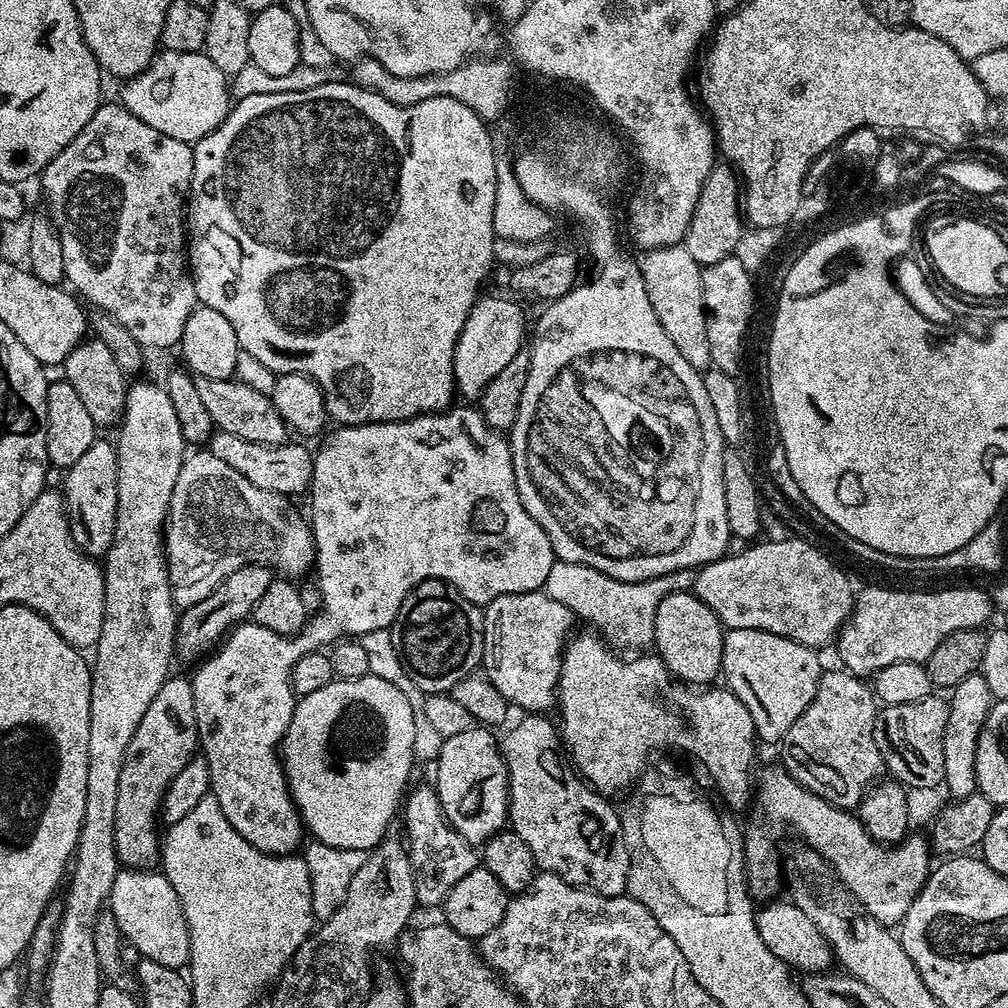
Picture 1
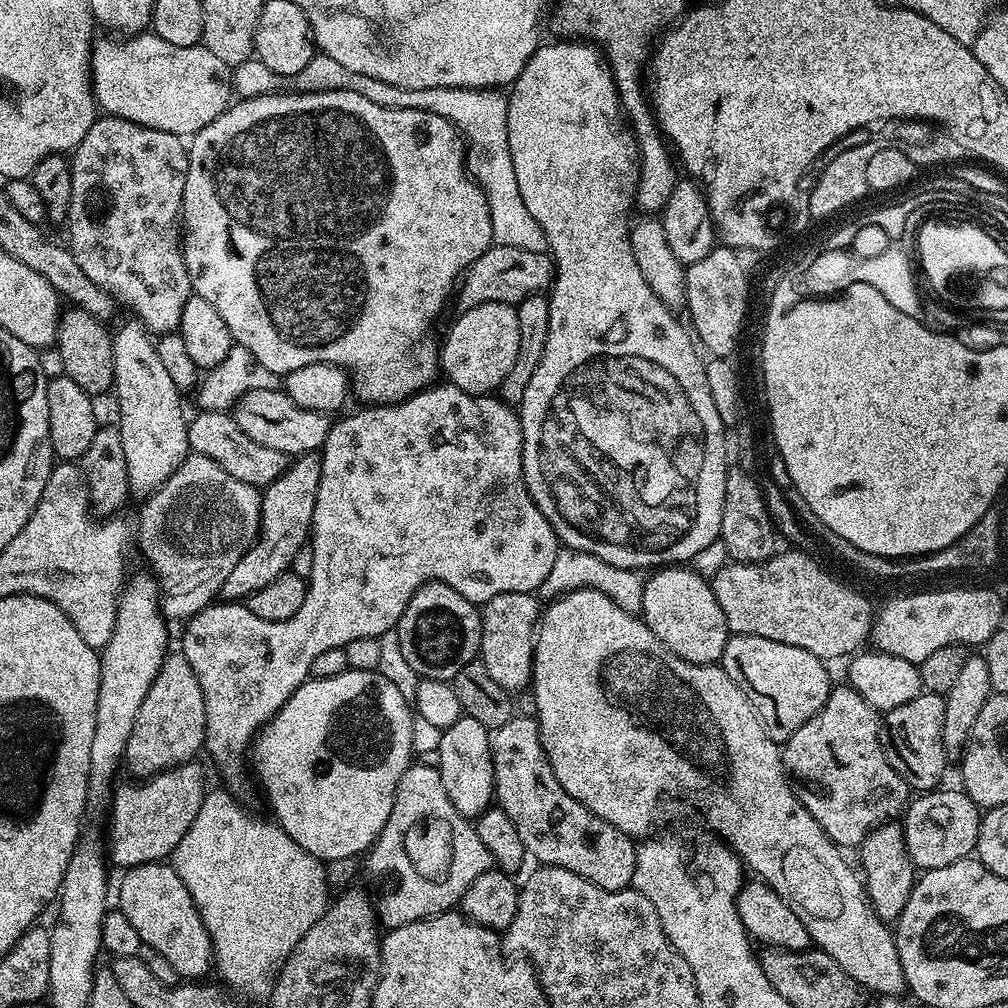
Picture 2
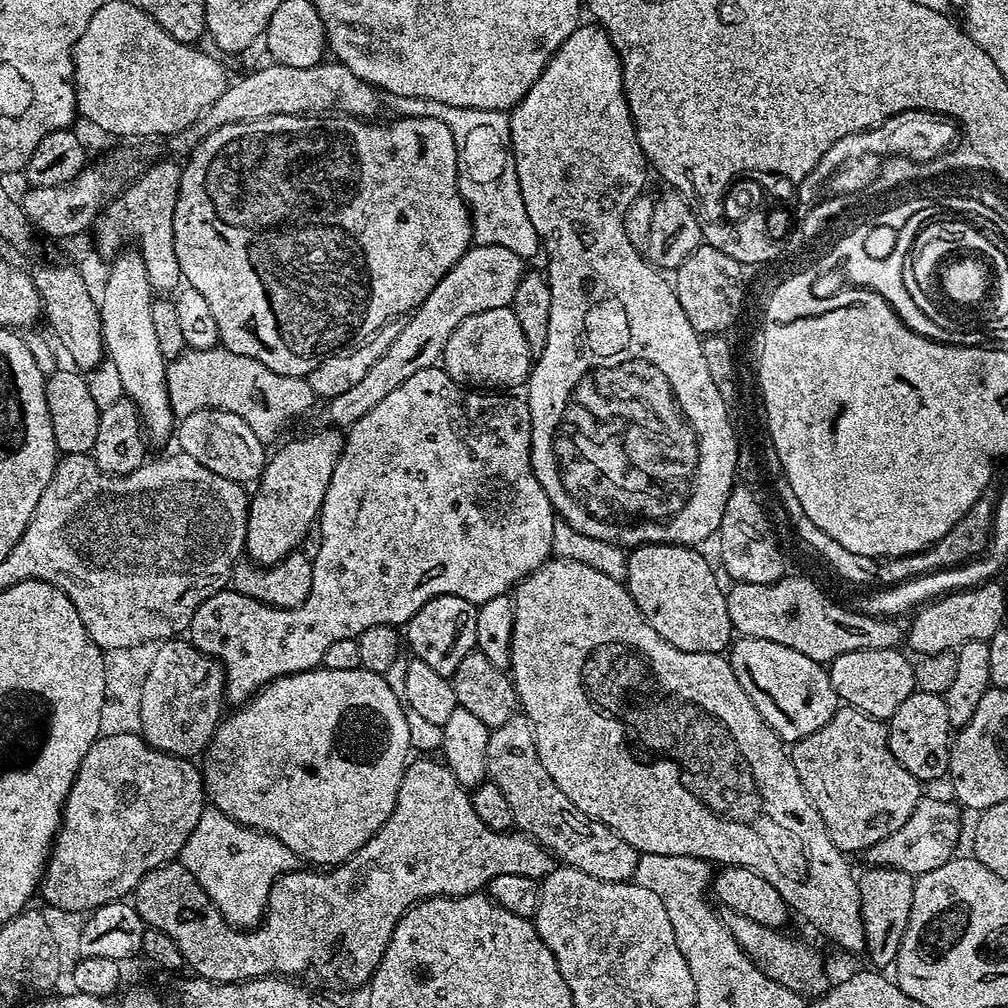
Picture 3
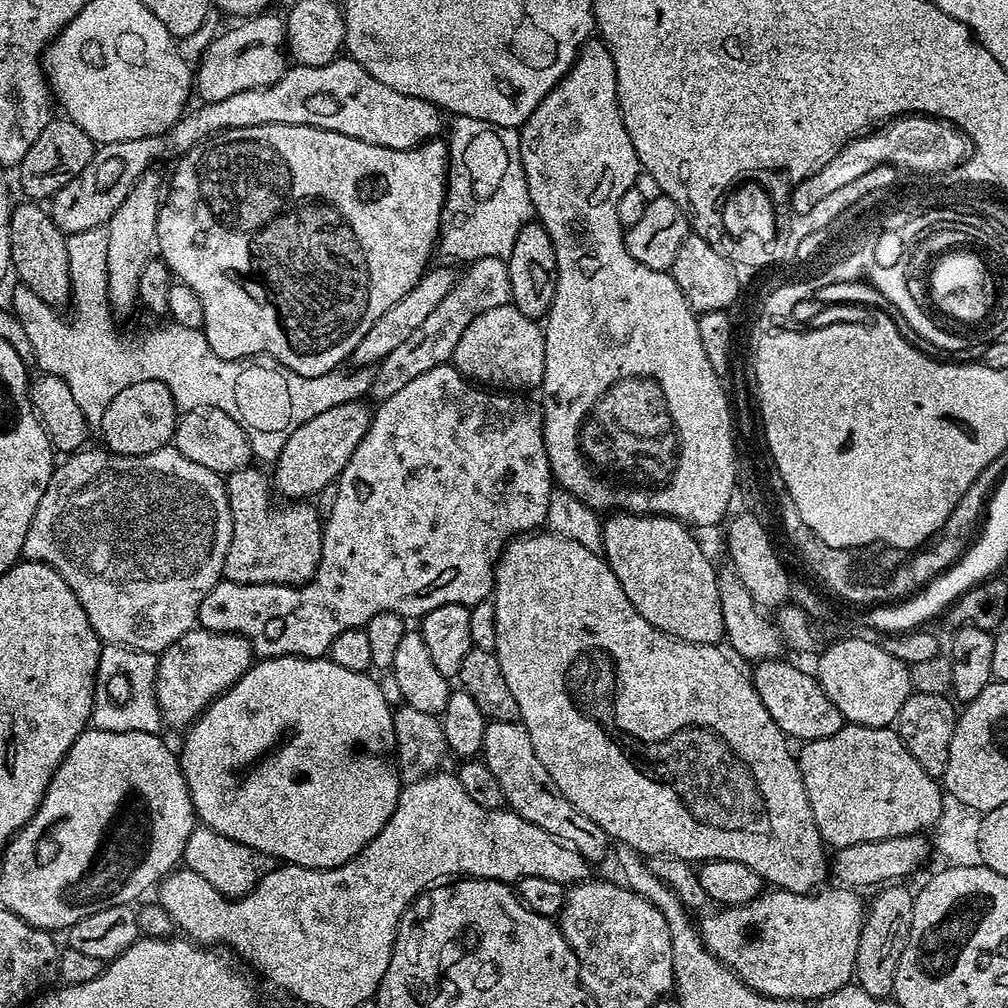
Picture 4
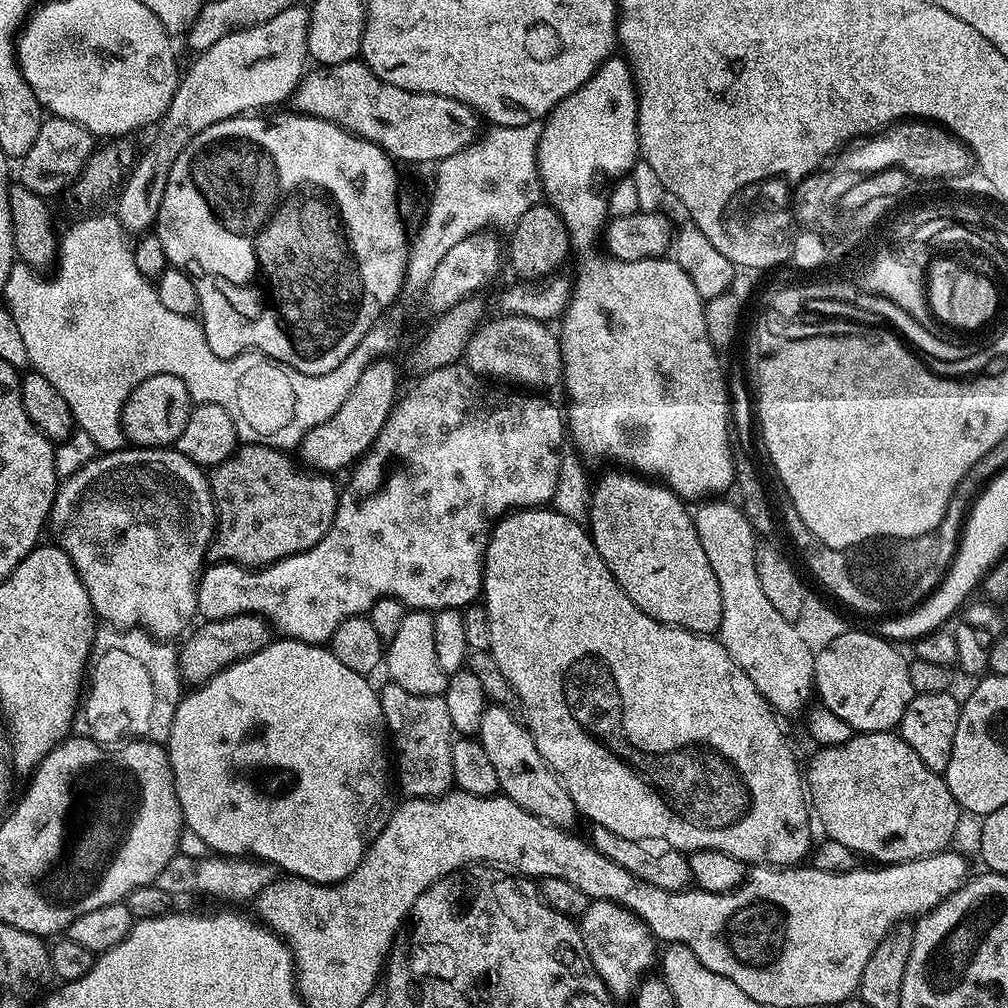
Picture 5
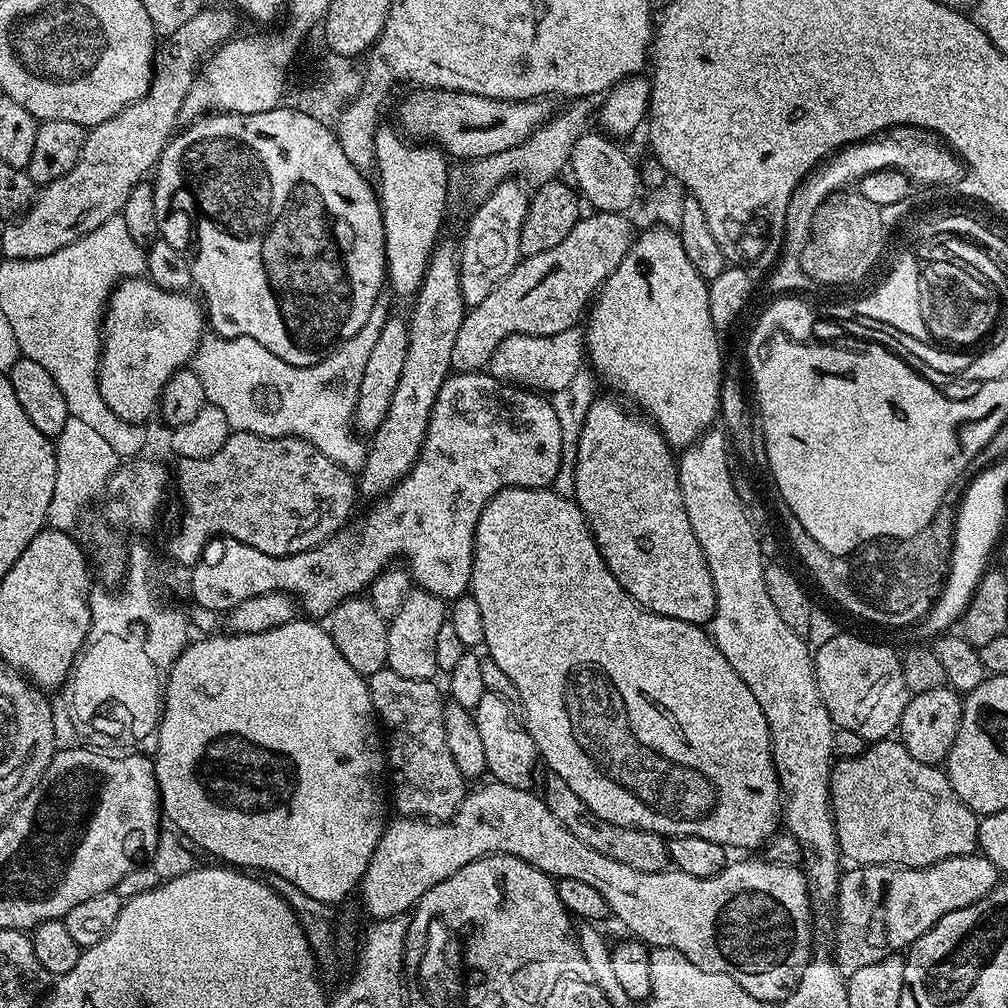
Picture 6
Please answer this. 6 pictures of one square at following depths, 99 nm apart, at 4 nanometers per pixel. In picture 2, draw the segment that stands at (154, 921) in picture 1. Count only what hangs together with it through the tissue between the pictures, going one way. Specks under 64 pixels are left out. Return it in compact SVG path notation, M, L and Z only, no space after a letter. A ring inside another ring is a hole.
M171 863L139 864L121 876L118 911L126 914L134 930L138 930L141 945L158 950L174 966L177 977L192 982L207 977L204 975L214 964L212 939L194 906L194 898L190 898L190 890L182 886L182 878L178 878Z

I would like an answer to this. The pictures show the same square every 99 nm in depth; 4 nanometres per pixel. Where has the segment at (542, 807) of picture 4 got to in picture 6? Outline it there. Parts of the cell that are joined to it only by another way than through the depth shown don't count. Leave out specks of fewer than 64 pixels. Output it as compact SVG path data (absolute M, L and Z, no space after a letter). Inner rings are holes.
M485 692L482 702L478 702L474 710L478 731L486 750L486 766L495 783L531 789L532 779L536 776L536 764L538 765L536 743L534 738L530 738L521 717L512 712L515 712L513 705L498 698L498 694L493 692Z

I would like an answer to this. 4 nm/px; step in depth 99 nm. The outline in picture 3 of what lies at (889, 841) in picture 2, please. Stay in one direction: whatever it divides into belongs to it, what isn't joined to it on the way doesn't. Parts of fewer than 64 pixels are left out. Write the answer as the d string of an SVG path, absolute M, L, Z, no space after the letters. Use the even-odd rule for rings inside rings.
M869 867L868 872L859 873L860 885L860 913L862 914L862 926L864 927L864 947L866 956L873 960L875 967L884 970L884 967L895 965L896 955L902 946L902 938L906 934L906 926L910 926L910 906L914 906L915 879L897 868Z

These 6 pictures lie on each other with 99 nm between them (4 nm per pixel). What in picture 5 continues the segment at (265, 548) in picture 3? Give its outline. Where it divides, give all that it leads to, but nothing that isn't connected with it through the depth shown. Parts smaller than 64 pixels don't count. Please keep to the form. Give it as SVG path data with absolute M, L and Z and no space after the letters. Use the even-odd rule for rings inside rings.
M381 358L366 366L366 371L358 377L358 383L350 389L346 402L338 406L338 414L322 422L322 426L314 426L314 430L302 438L298 446L299 463L325 474L355 465L378 438L397 399L396 364L392 358Z

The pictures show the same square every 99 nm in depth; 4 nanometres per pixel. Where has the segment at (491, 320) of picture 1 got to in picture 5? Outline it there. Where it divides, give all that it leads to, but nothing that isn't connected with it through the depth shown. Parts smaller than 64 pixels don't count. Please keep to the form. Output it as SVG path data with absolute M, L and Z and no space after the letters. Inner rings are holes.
M502 314L498 318L485 321L468 339L464 350L463 361L465 367L481 379L507 384L518 388L540 390L542 386L550 386L561 379L561 350L559 337L543 321L528 319L525 316L509 316Z

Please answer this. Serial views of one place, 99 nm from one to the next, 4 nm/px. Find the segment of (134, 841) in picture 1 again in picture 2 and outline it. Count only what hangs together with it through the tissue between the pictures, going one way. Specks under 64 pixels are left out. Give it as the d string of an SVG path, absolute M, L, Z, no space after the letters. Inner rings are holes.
M169 654L162 662L162 670L158 670L158 678L154 678L154 682L150 686L150 694L146 694L146 702L142 702L142 706L138 710L138 718L134 718L134 730L130 730L130 742L126 742L126 750L124 751L123 763L126 768L133 772L133 777L147 778L155 776L158 772L163 772L166 768L176 768L180 764L187 764L197 759L196 755L201 755L204 747L204 735L206 734L206 702L202 698L202 686L198 684L198 674L194 674L194 670L190 666L190 662L186 662L186 658L182 654Z

